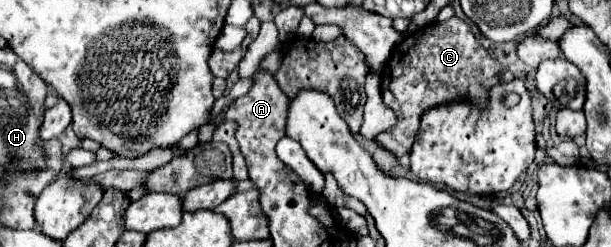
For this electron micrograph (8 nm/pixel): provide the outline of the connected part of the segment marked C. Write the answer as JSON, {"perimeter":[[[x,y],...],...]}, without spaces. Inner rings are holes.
{"perimeter":[[[452,17],[442,23],[432,23],[430,27],[422,29],[418,37],[402,39],[392,51],[392,59],[386,65],[386,75],[382,75],[382,99],[396,111],[398,125],[392,131],[380,133],[376,143],[400,159],[412,149],[420,115],[428,107],[444,105],[454,99],[470,99],[484,107],[488,97],[486,91],[512,79],[514,75],[488,55],[464,21]]]}

